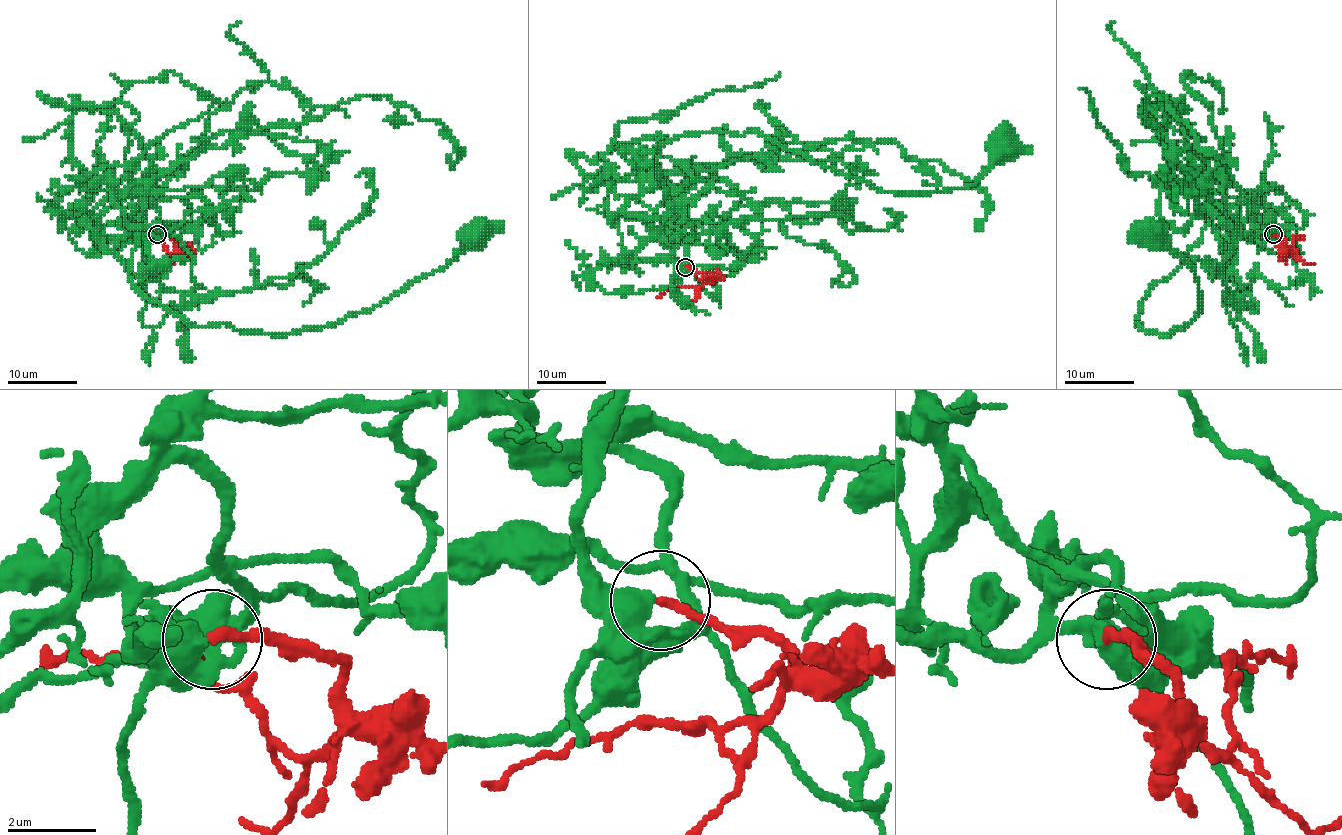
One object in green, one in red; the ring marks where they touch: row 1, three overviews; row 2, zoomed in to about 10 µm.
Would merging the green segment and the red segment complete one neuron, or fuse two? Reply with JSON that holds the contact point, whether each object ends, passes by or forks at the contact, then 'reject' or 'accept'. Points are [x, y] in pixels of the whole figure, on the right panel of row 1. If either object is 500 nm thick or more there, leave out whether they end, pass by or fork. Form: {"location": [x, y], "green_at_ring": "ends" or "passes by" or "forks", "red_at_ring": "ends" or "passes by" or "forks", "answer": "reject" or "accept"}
{"location": [1273, 234], "answer": "reject"}

